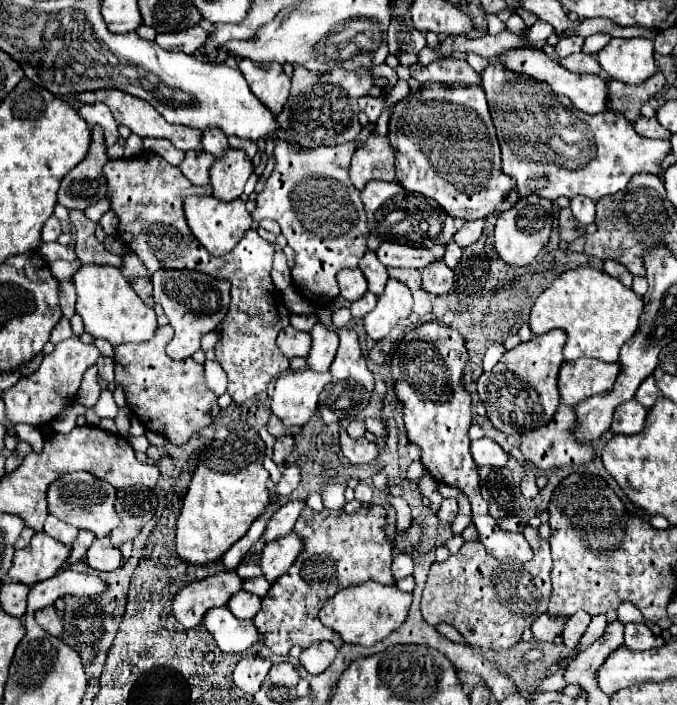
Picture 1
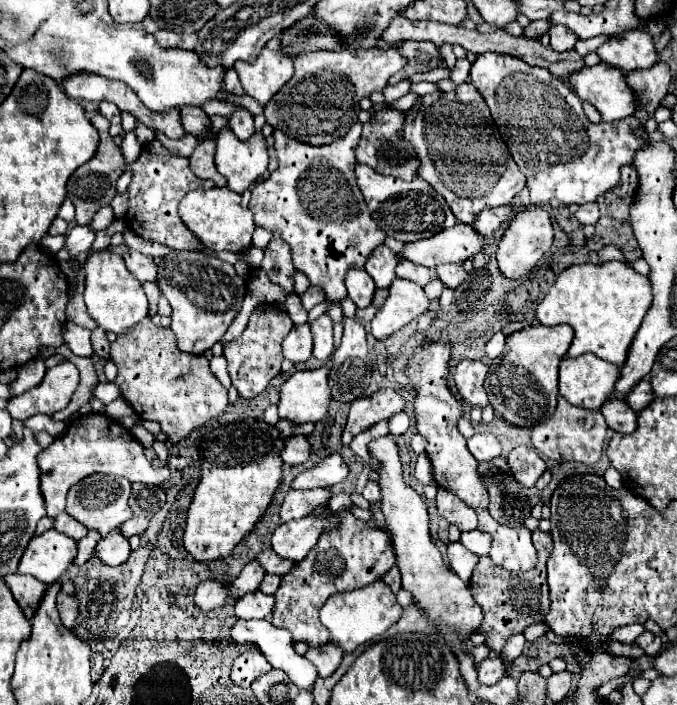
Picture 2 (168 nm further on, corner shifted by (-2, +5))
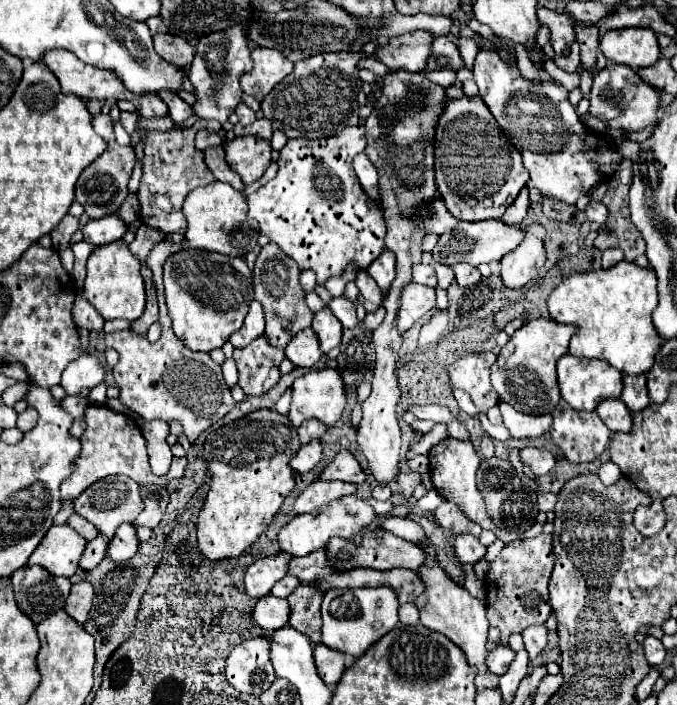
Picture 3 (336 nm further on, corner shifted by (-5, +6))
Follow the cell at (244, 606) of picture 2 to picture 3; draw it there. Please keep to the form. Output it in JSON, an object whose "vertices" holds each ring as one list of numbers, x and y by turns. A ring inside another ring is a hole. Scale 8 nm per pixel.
{"vertices":[[273,595,261,597,253,609,253,619,259,627,267,631,277,631,289,621,289,603,287,599,279,599]]}

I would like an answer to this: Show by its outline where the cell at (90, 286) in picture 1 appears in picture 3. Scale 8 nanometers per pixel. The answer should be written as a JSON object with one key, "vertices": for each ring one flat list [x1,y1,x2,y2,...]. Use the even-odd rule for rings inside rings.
{"vertices":[[115,241,103,247,97,247,87,261,87,279,81,289,81,295,101,313,105,321,109,319,127,319,135,321,145,311,145,285,141,277,139,259,131,255,127,243]]}

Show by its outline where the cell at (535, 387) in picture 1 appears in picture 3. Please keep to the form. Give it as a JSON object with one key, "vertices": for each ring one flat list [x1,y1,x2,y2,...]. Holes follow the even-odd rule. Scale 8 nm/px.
{"vertices":[[533,319,517,329,509,343,501,349,495,365,491,367,491,381,497,395,513,409,527,415,545,415,559,403,559,387,555,365,567,353,569,341,575,335,575,325,559,325,553,319]]}

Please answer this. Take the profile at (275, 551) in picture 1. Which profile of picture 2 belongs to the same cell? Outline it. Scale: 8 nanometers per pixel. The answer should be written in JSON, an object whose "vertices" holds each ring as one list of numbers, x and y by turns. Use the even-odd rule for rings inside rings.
{"vertices":[[326,508,326,516,306,516,300,520,280,524,272,534,272,550,278,556,290,560,304,560,306,554,316,546,324,530,334,530,340,526,340,518]]}

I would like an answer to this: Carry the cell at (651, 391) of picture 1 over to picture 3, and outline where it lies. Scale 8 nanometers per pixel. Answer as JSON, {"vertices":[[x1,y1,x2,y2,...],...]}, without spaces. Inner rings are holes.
{"vertices":[[625,375,623,377,623,393,621,399,631,411,641,411,645,409,651,399,647,393,647,381,645,375]]}

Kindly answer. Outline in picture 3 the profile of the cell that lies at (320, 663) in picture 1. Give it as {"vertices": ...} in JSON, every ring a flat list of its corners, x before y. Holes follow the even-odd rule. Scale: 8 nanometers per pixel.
{"vertices":[[323,643,315,645,315,665,319,671,319,677,331,685,337,683,343,675,343,659,345,655,339,655,339,651,331,651,331,647,323,647]]}

